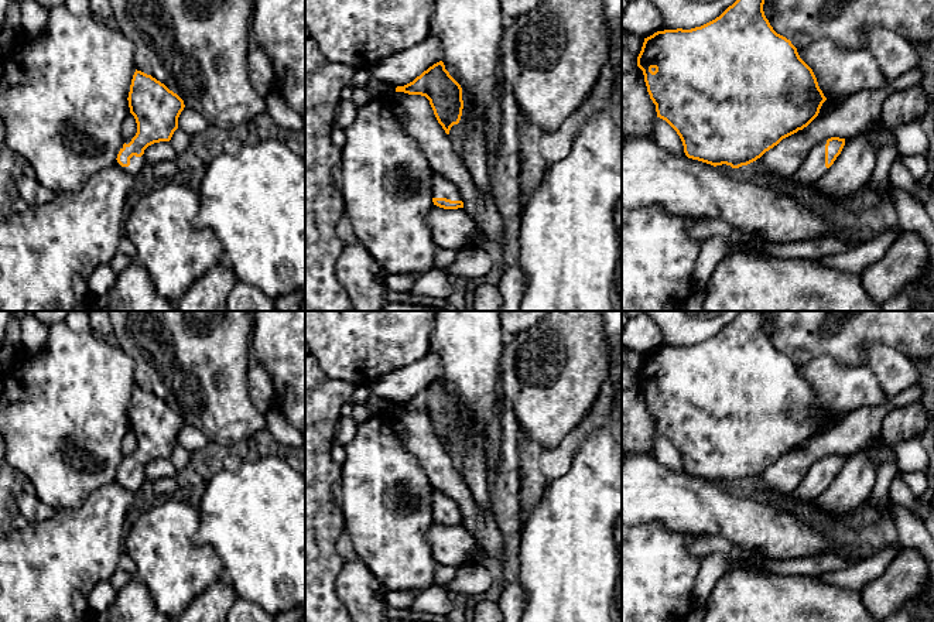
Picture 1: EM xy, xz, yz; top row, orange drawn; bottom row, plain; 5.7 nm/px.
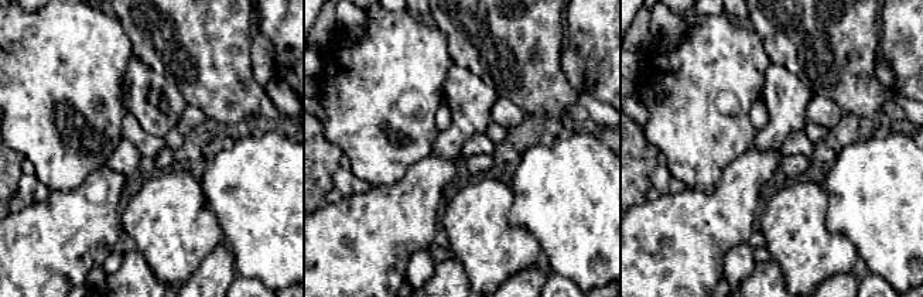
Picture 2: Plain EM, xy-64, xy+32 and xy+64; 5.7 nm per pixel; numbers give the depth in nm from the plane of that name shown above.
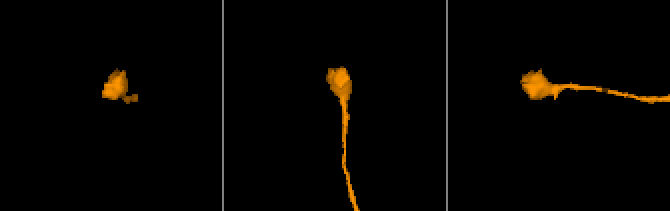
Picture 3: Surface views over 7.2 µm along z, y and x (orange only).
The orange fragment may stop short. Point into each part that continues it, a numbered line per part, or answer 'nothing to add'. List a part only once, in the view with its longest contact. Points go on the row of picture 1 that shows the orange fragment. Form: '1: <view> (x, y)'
1: xy (136, 163)

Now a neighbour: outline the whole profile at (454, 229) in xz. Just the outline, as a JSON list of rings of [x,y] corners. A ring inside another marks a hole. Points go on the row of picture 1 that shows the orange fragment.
[[[434,205],[427,213],[427,225],[434,243],[441,249],[459,252],[478,246],[482,239],[476,222],[463,208],[444,209]]]

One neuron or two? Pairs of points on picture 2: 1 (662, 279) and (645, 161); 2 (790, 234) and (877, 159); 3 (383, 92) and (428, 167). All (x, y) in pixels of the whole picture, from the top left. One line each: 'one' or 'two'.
1: two
2: two
3: two

